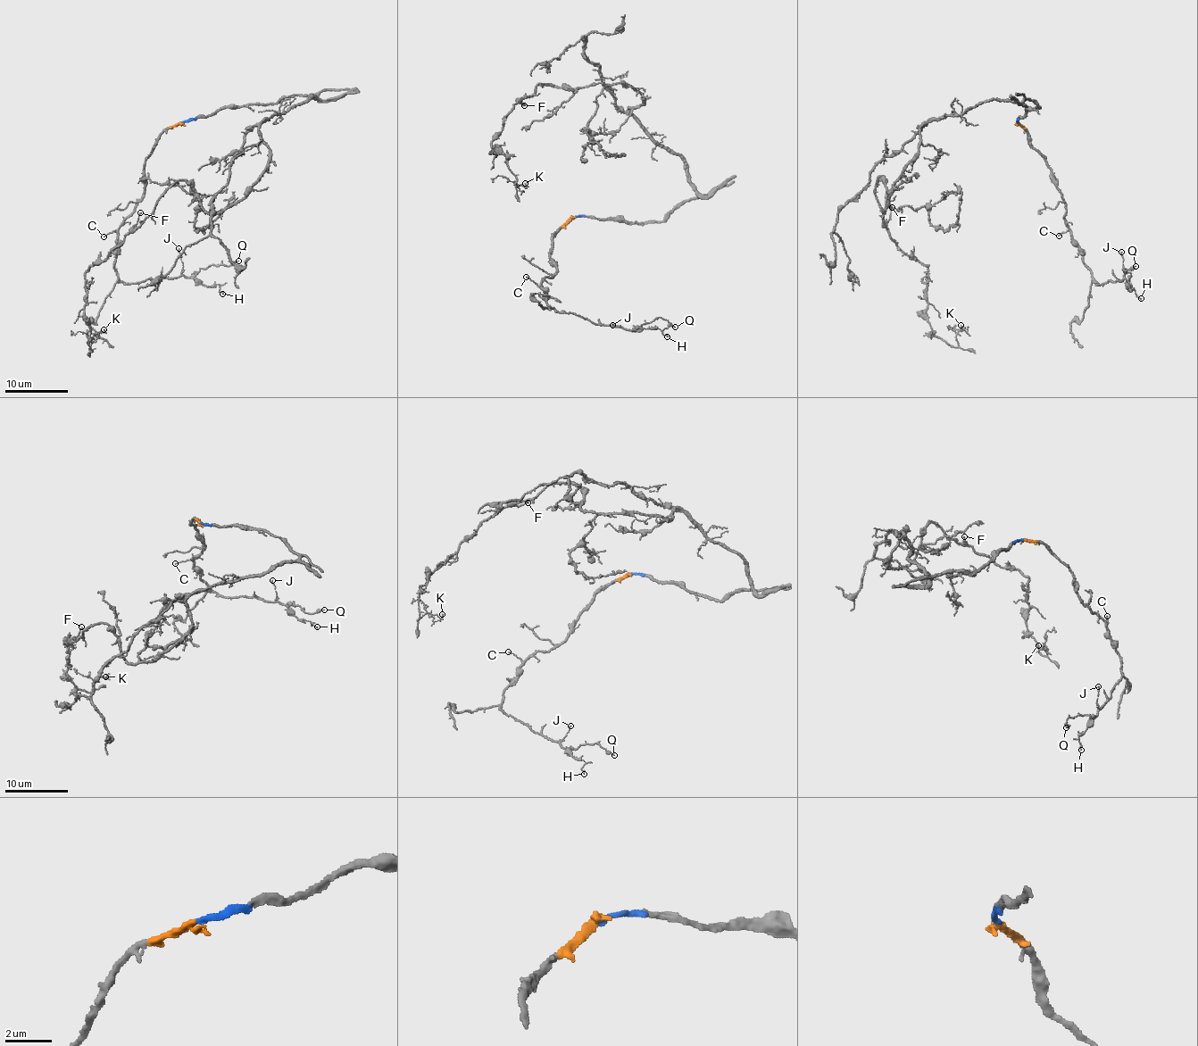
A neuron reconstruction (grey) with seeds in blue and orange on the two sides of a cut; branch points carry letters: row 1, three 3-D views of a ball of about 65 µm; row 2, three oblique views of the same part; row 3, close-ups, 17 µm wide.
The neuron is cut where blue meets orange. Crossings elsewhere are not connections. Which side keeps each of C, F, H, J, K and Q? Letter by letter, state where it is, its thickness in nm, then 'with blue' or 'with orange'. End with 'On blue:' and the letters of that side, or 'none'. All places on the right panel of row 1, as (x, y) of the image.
C: place (1059, 236); calibre 100 nm; with orange
F: place (892, 207); calibre 110 nm; with blue
H: place (1141, 298); calibre 80 nm; with orange
J: place (1121, 252); calibre 100 nm; with orange
K: place (960, 325); calibre 140 nm; with blue
Q: place (1135, 266); calibre 180 nm; with orange
On blue: F, K

